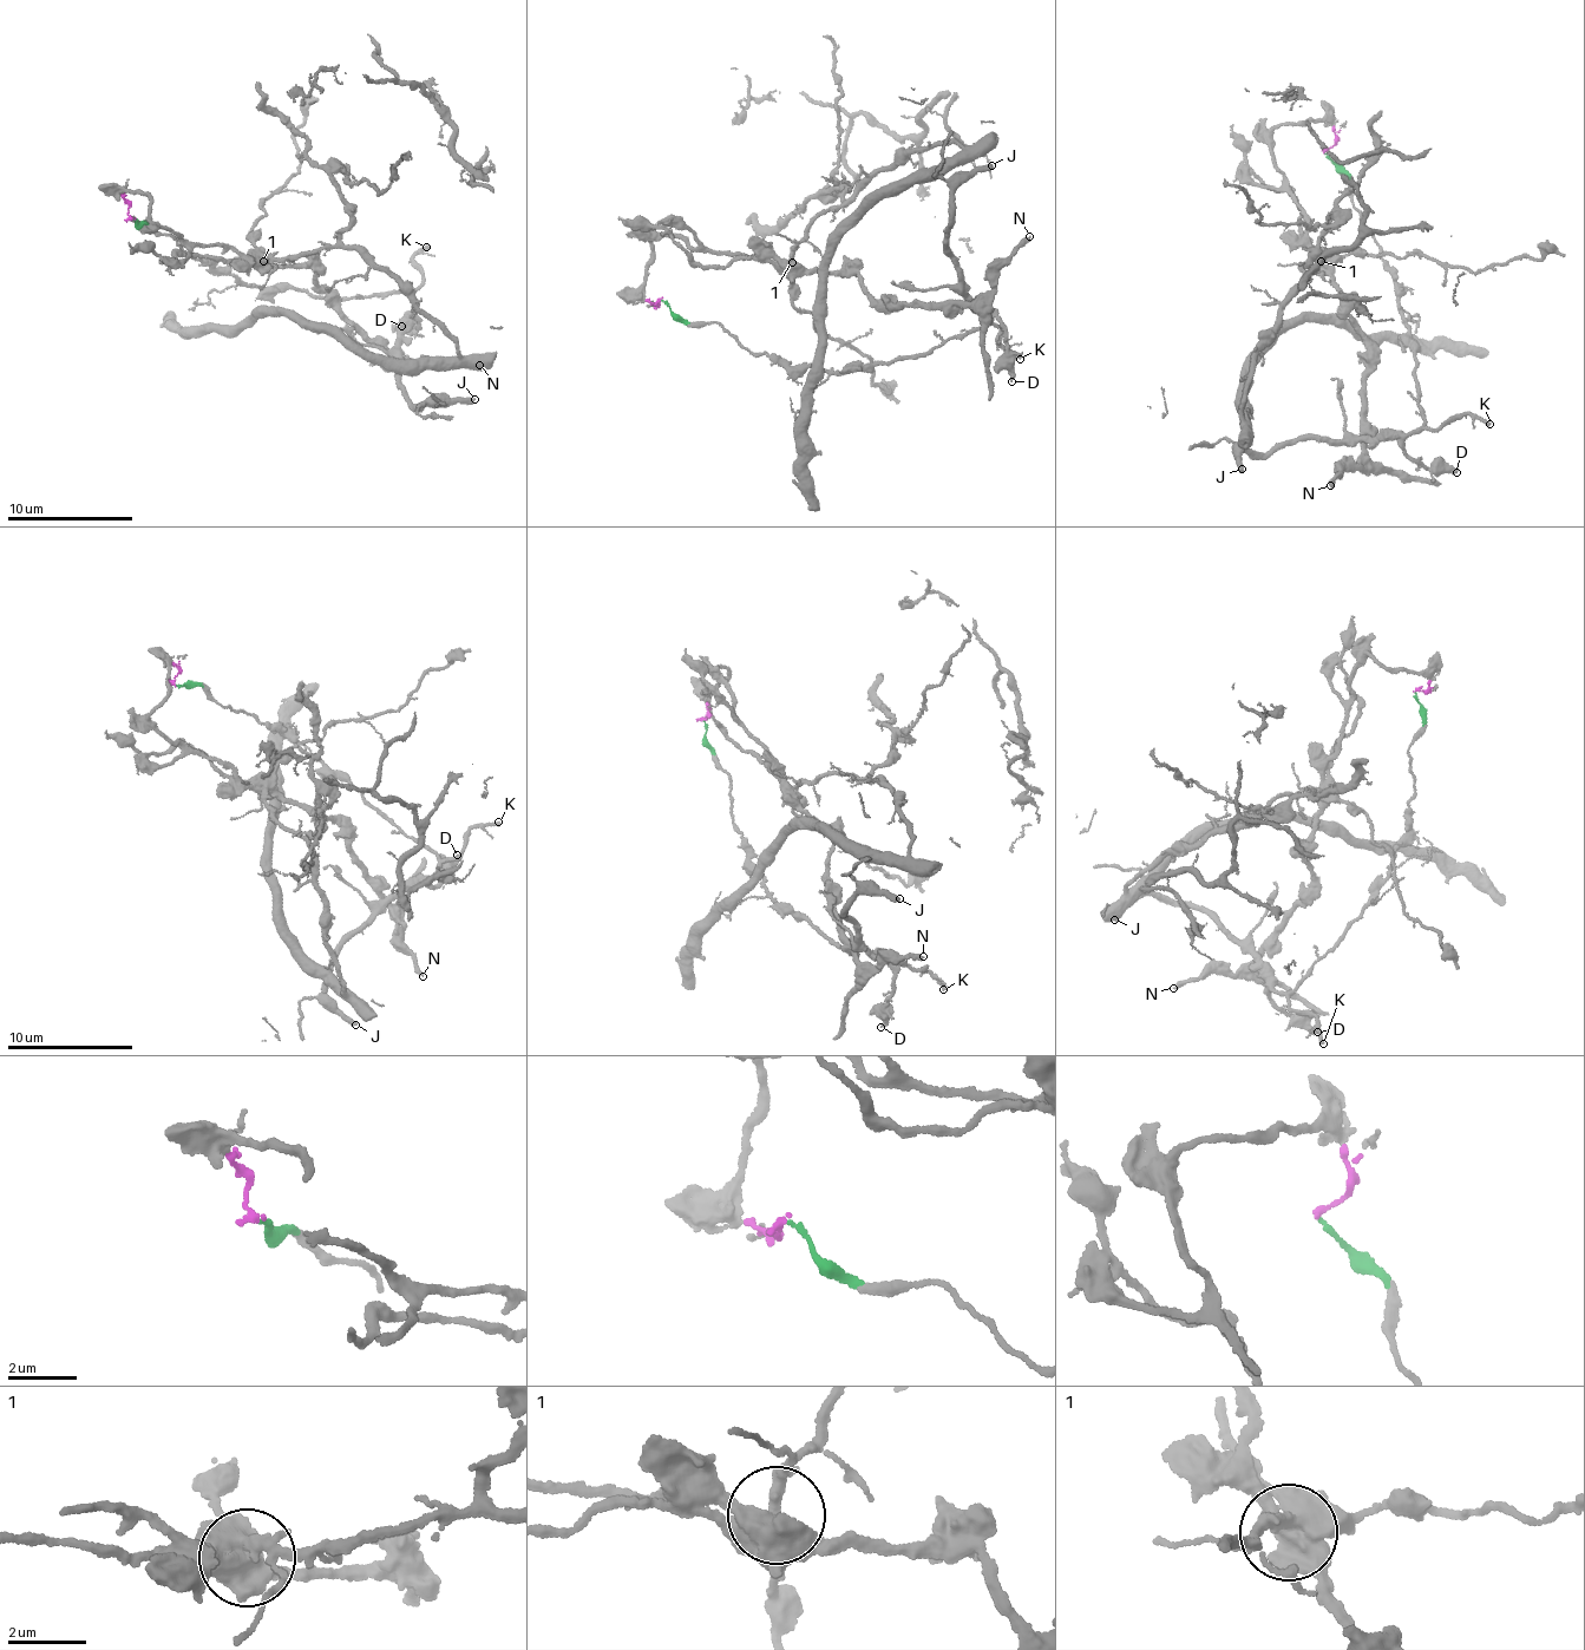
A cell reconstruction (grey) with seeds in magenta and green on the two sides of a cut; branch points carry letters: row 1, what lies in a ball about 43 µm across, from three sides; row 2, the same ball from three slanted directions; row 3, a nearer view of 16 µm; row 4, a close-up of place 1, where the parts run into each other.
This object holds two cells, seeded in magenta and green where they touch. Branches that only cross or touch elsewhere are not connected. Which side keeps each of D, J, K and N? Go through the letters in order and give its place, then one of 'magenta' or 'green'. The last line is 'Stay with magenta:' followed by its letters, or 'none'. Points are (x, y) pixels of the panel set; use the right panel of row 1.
D: at (1456, 472); green
J: at (1242, 469); green
K: at (1489, 424); green
N: at (1330, 485); magenta
Stay with magenta: N

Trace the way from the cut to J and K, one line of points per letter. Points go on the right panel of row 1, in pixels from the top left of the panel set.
J: (1324, 155), (1348, 177), (1354, 207), (1399, 287), (1425, 421), (1407, 432), (1239, 454), (1240, 469)
K: (1324, 155), (1348, 177), (1354, 207), (1396, 283), (1427, 430), (1467, 413), (1491, 425)

